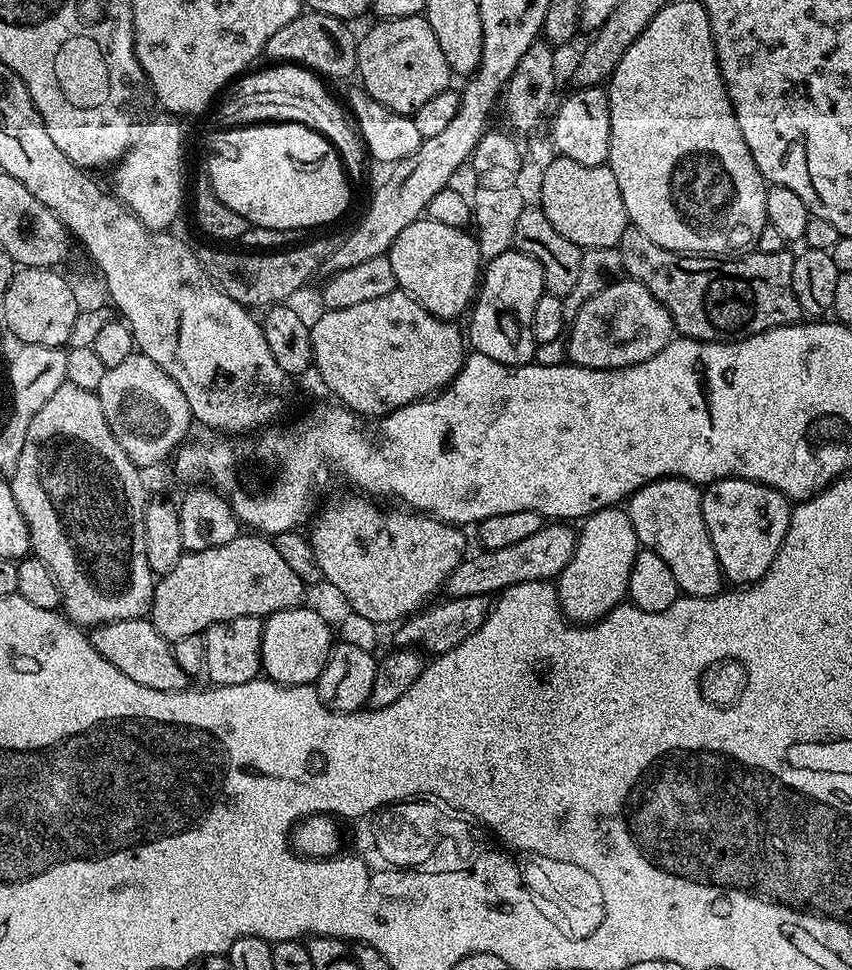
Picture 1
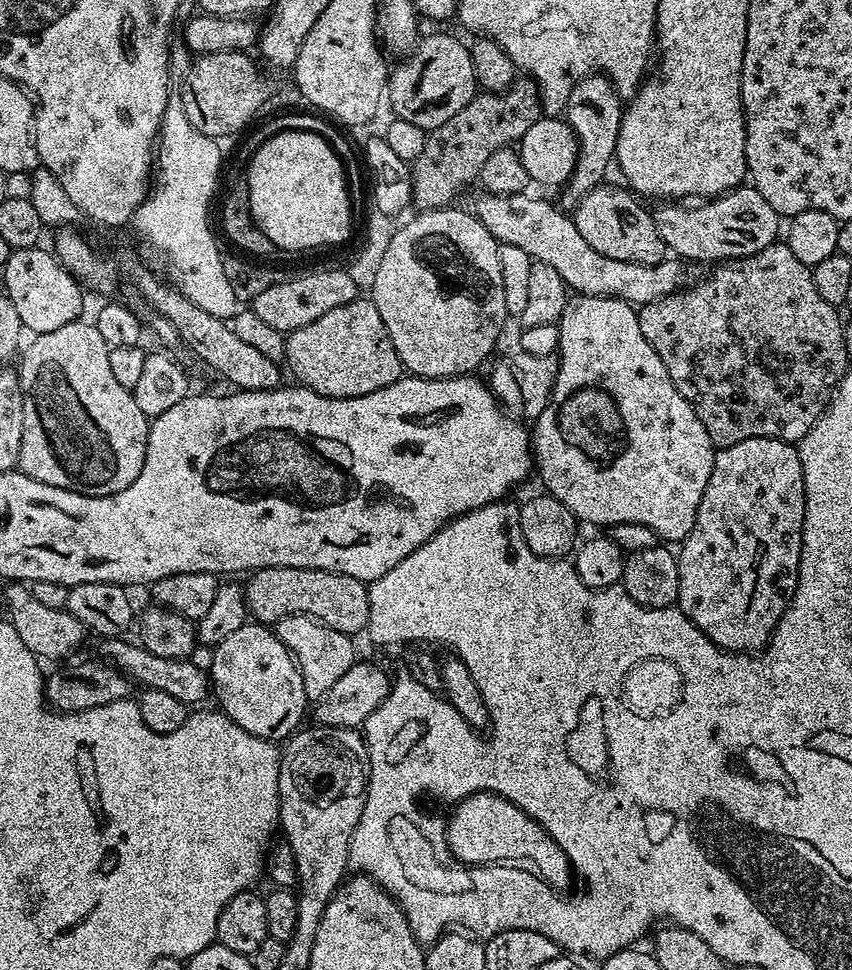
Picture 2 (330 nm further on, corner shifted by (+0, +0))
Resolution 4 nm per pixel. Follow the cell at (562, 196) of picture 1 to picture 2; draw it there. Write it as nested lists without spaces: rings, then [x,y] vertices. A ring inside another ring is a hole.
[[[605,182],[590,190],[581,200],[577,200],[574,219],[578,226],[578,234],[586,238],[586,243],[598,254],[606,254],[606,258],[618,258],[618,262],[638,262],[639,264],[657,264],[666,258],[666,249],[658,234],[658,226],[654,226],[651,211],[643,208],[641,197],[619,183]]]

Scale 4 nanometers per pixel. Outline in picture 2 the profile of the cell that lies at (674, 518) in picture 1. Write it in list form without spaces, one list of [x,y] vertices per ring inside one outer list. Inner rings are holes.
[[[581,296],[569,299],[566,310],[562,314],[559,322],[560,347],[558,349],[558,359],[560,369],[556,375],[556,381],[552,387],[550,398],[546,402],[546,410],[537,416],[530,428],[532,437],[532,455],[534,457],[534,468],[540,471],[540,480],[544,483],[543,491],[547,495],[558,498],[566,510],[570,510],[576,516],[577,521],[588,524],[605,524],[611,526],[622,522],[634,522],[642,526],[650,526],[657,537],[664,542],[676,540],[682,542],[694,530],[694,518],[698,514],[698,502],[702,502],[702,490],[706,490],[706,482],[710,482],[711,466],[708,459],[714,455],[714,445],[710,434],[706,434],[706,426],[694,414],[690,402],[678,394],[674,382],[670,382],[670,374],[666,374],[666,366],[662,366],[662,358],[646,342],[642,334],[640,317],[637,309],[613,296]]]

